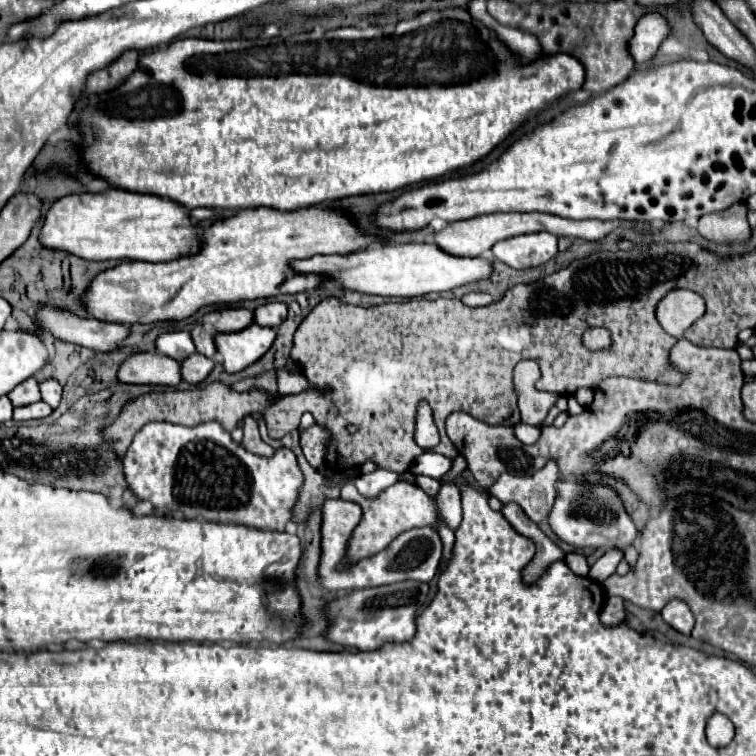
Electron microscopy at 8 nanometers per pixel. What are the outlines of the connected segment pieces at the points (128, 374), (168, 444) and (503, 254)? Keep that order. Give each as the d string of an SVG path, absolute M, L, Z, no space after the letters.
M137 352L119 366L117 380L127 384L177 386L181 382L179 362L157 352Z
M165 422L145 424L133 438L125 458L123 474L129 490L141 498L149 500L155 512L181 512L187 520L209 520L223 524L243 524L263 530L285 530L285 524L291 522L295 502L299 498L305 476L297 464L295 454L281 446L271 458L263 458L247 452L237 442L231 440L217 422L205 422L201 426L177 426Z
M549 232L523 234L501 240L493 246L495 258L513 268L533 268L547 264L551 258L557 256L557 252L557 236Z

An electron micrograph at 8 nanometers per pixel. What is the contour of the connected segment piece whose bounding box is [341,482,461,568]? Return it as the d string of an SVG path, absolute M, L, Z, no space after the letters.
M395 482L393 486L383 490L375 500L363 498L357 492L355 484L345 484L343 486L343 500L359 502L359 506L363 510L363 518L351 534L351 540L347 544L347 554L345 554L345 560L341 562L341 568L347 568L351 564L357 564L363 558L369 558L369 556L381 552L405 530L421 528L421 526L429 526L429 528L439 530L439 520L443 520L451 530L457 530L461 524L461 494L455 484L441 484L437 496L429 496L417 484Z

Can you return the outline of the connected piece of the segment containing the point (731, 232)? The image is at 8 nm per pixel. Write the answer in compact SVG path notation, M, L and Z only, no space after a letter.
M741 202L741 204L733 204L723 212L707 214L699 220L697 230L703 238L719 244L749 242L751 228L747 224L747 206Z

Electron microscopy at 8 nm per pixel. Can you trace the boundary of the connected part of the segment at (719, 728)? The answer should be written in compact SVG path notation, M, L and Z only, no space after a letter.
M715 713L707 721L705 733L711 746L725 747L733 739L735 729L729 718L721 713Z

